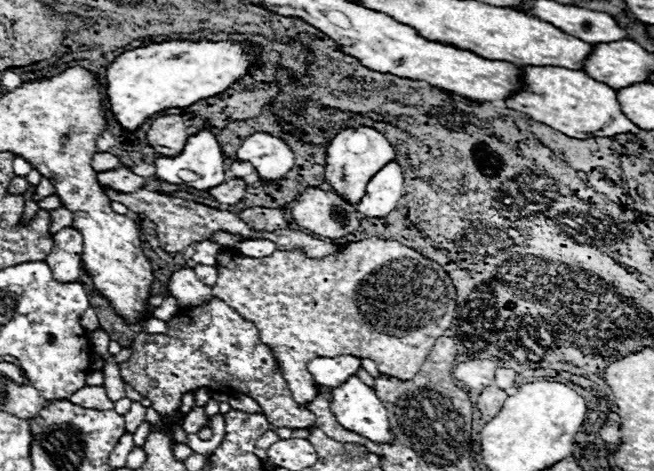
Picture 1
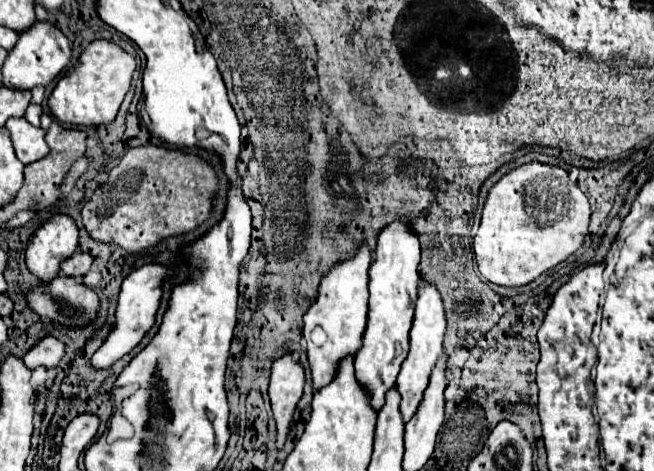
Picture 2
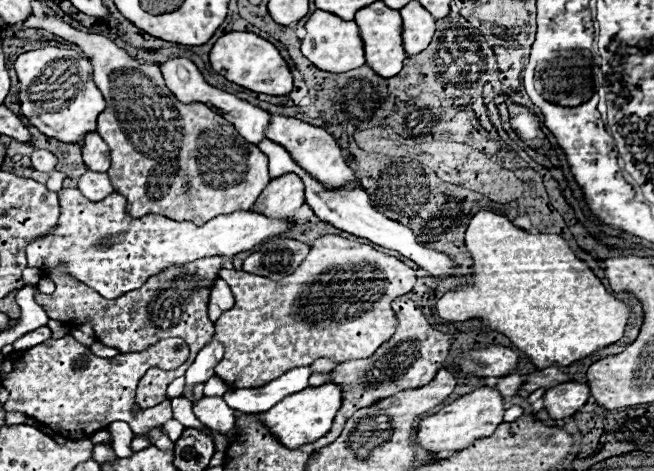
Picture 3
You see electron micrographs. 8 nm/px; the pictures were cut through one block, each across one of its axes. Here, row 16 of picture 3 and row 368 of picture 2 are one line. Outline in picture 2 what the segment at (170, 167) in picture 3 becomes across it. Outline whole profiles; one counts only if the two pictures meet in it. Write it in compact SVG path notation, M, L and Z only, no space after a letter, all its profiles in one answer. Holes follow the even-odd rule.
M46 336L44 340L40 340L26 356L24 356L24 364L30 368L30 370L36 370L36 368L44 367L46 369L58 368L60 366L60 360L62 356L66 354L66 346L52 338L52 336Z

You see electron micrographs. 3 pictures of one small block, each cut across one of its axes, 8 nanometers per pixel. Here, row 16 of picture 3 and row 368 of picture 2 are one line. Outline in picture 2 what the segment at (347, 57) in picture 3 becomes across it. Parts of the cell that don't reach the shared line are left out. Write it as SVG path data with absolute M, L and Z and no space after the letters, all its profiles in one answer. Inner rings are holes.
M366 246L358 248L354 258L336 264L320 282L318 298L304 316L302 334L308 342L308 364L314 392L328 386L338 374L340 362L346 356L354 358L362 348L362 334L368 314L368 266L370 250Z

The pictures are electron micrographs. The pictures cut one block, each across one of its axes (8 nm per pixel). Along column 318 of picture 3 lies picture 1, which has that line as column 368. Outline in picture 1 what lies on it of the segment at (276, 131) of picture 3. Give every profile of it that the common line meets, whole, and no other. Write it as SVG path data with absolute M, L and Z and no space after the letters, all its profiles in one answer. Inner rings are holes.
M366 126L346 128L326 148L324 180L336 190L338 196L348 200L350 204L358 204L366 192L366 184L370 182L370 178L390 160L394 160L394 148L378 130Z

